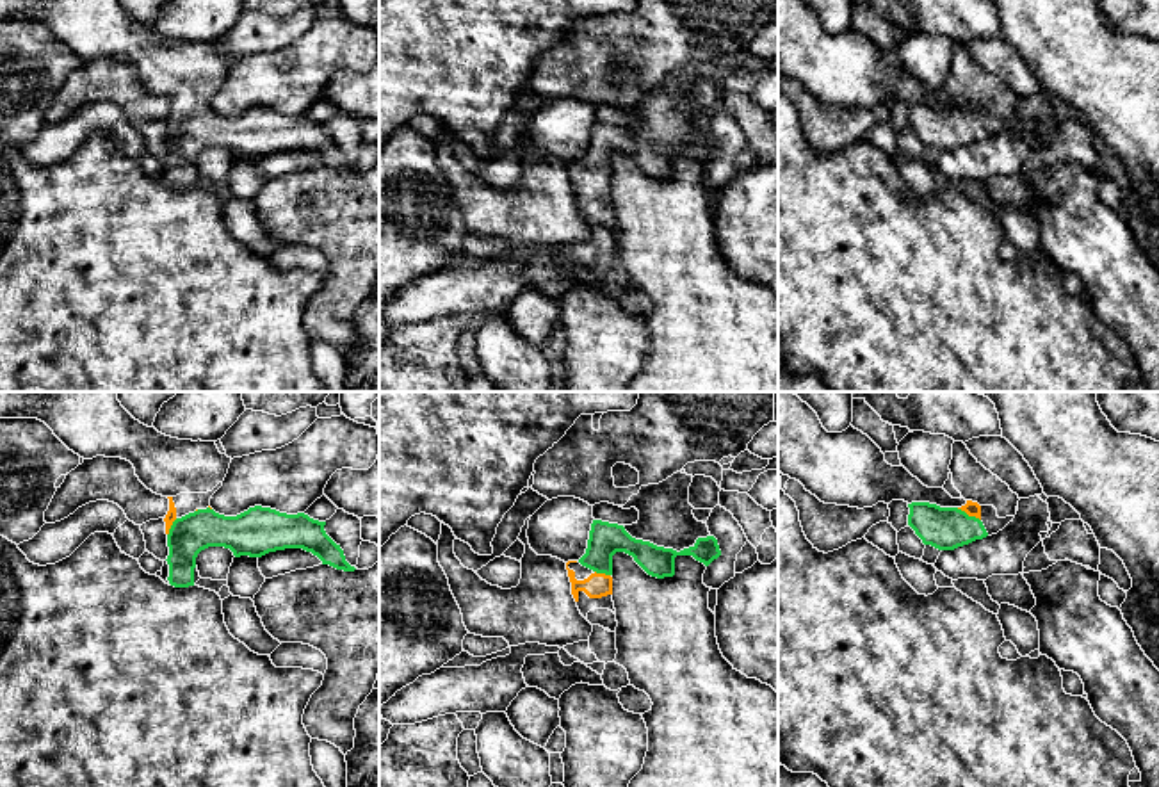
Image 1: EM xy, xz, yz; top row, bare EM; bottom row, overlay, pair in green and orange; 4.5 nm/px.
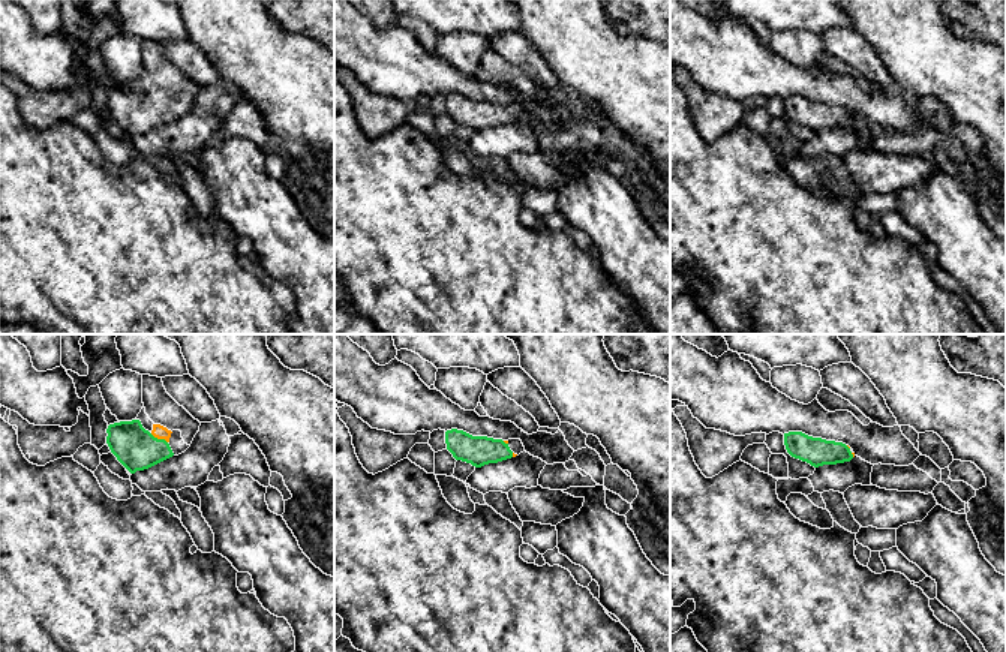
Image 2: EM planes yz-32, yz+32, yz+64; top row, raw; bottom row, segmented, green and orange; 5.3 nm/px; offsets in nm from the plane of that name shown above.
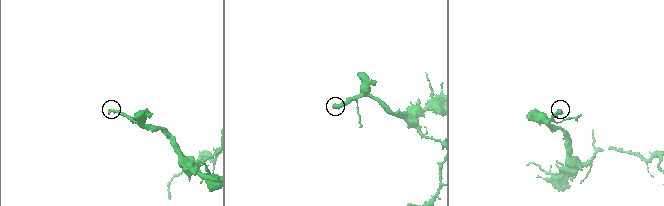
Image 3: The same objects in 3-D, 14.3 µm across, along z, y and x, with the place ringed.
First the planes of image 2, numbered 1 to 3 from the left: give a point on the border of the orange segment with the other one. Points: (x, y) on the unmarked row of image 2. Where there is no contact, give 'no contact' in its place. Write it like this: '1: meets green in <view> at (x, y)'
1: meets green in yz-32 at (159, 104)
2: meets green in yz+32 at (504, 107)
3: meets green in yz+64 at (852, 119)

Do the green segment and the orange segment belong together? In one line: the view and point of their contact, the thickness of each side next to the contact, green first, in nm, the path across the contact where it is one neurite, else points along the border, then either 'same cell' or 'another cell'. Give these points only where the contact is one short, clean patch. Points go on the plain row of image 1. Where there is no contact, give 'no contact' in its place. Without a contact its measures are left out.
meets green in yz at (967, 116); 190 nm thick on the green side, 70 nm on the other; runs through yz (942, 129), (955, 129), (967, 116), (971, 109); same cell

